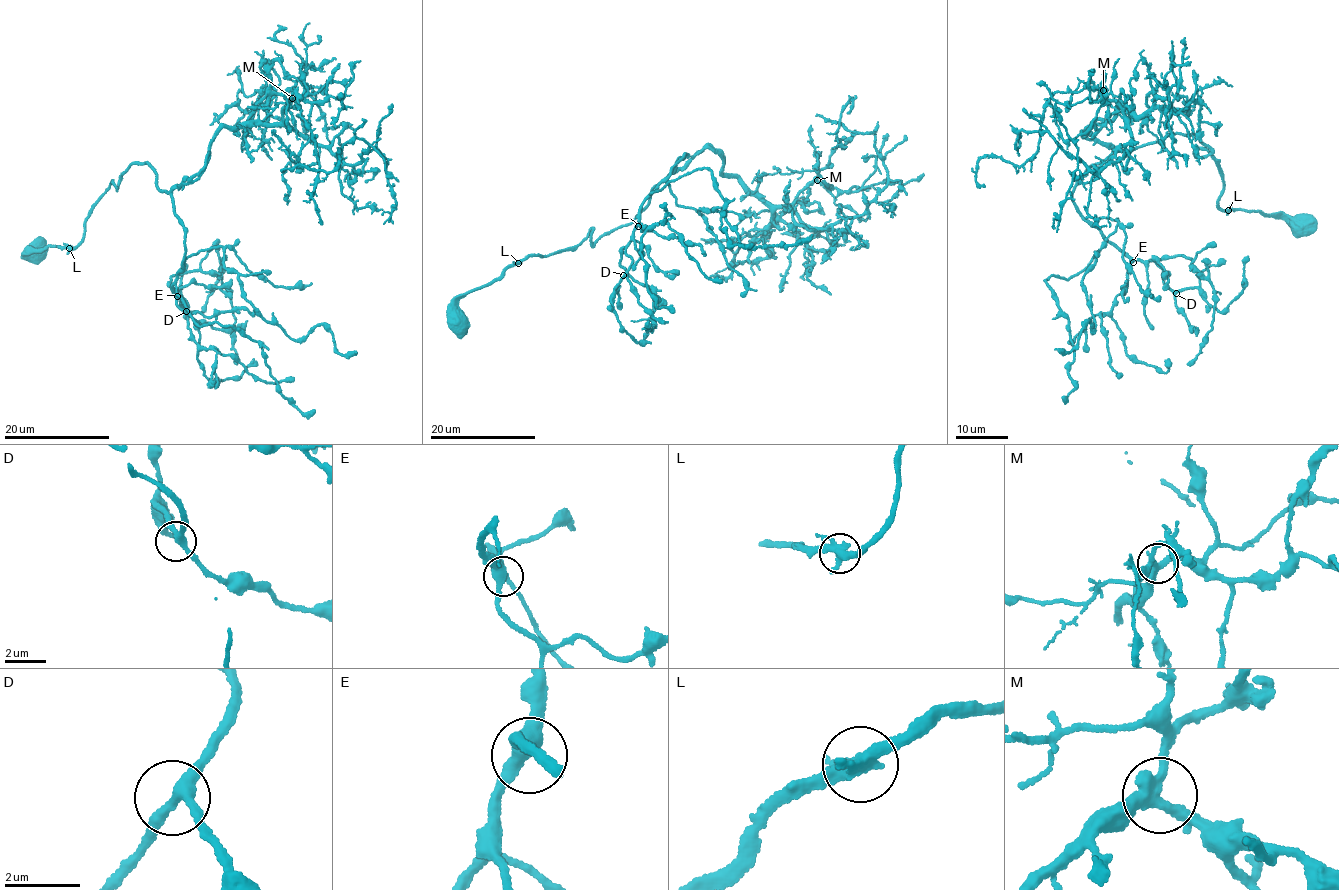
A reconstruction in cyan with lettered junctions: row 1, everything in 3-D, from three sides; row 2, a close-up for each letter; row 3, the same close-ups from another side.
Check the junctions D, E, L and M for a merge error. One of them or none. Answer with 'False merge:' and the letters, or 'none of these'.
False merge: none of these

